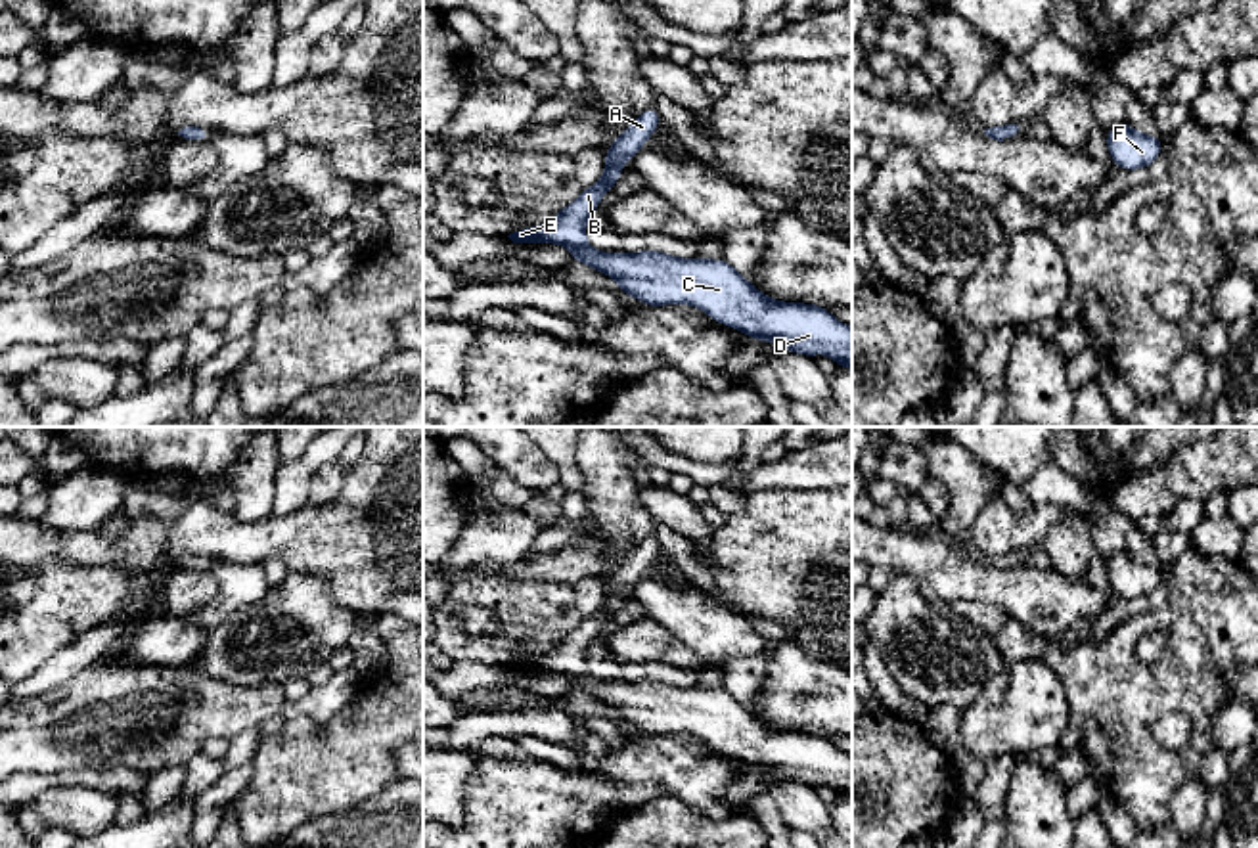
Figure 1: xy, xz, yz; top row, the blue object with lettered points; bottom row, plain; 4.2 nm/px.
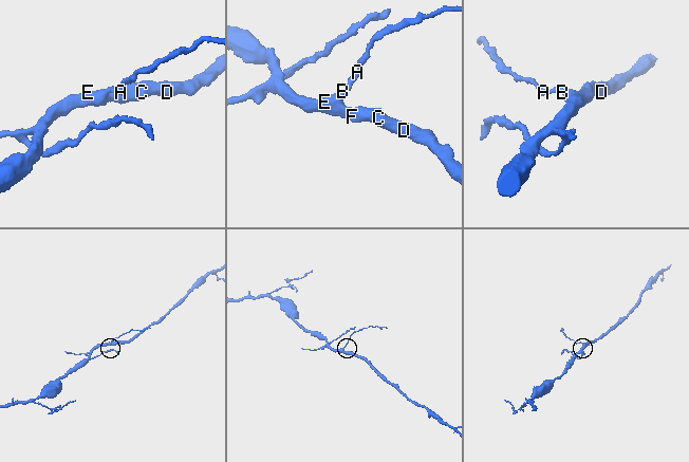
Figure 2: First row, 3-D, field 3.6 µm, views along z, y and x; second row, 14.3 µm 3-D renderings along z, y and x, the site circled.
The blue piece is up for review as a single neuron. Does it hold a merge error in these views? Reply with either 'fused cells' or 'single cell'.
single cell

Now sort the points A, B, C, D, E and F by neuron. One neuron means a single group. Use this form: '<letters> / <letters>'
A B C D E F

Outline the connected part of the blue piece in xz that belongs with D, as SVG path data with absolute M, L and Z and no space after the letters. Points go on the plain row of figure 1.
M655 534L647 536L605 580L603 605L544 655L521 657L507 666L513 672L557 672L571 680L571 689L578 689L595 701L613 706L620 720L647 735L691 733L701 737L714 750L743 760L749 768L781 773L789 781L816 785L818 781L835 789L839 796L852 798L852 756L841 752L831 741L818 733L772 729L747 710L724 687L678 687L661 680L640 681L601 681L586 668L586 651L601 634L605 620L613 618L620 607L622 593L632 590L649 565L661 553Z

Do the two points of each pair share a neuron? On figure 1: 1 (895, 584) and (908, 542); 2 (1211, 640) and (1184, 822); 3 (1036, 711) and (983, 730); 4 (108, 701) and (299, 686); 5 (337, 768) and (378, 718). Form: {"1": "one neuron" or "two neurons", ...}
{"1": "two neurons", "2": "two neurons", "3": "one neuron", "4": "two neurons", "5": "one neuron"}

